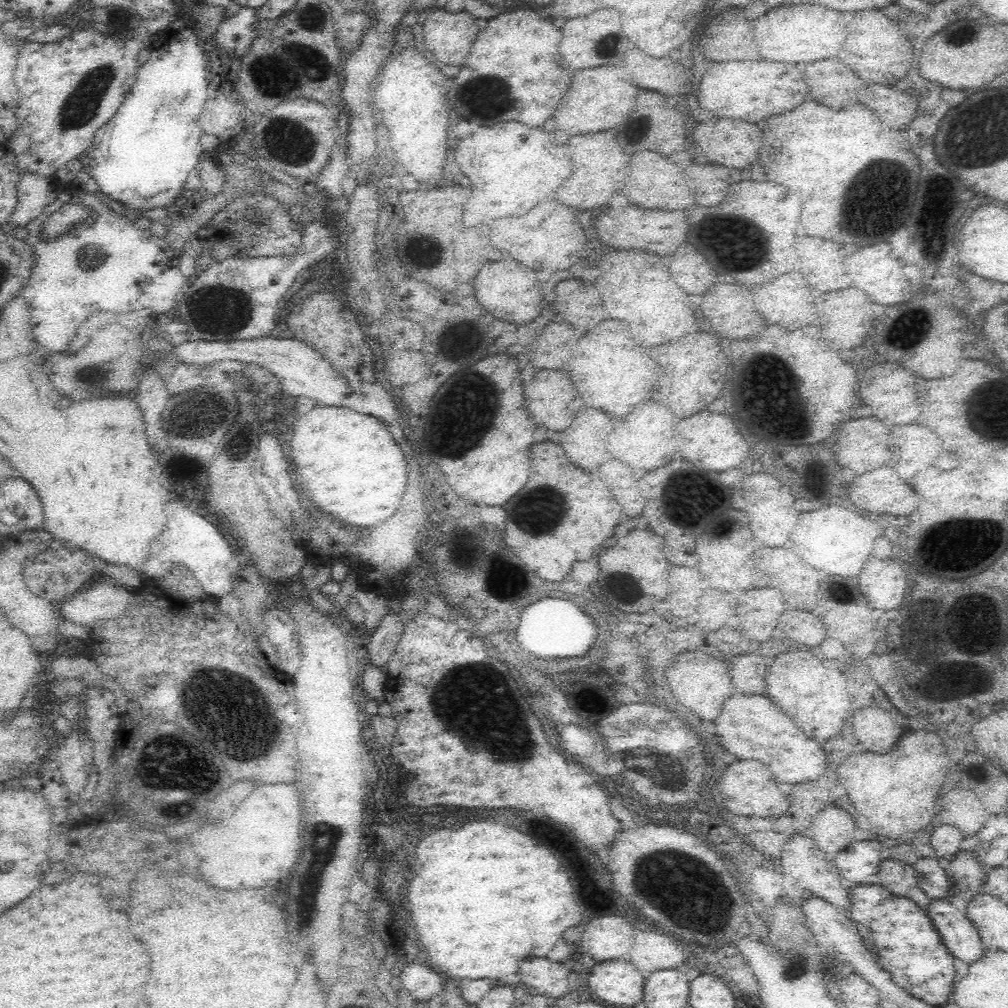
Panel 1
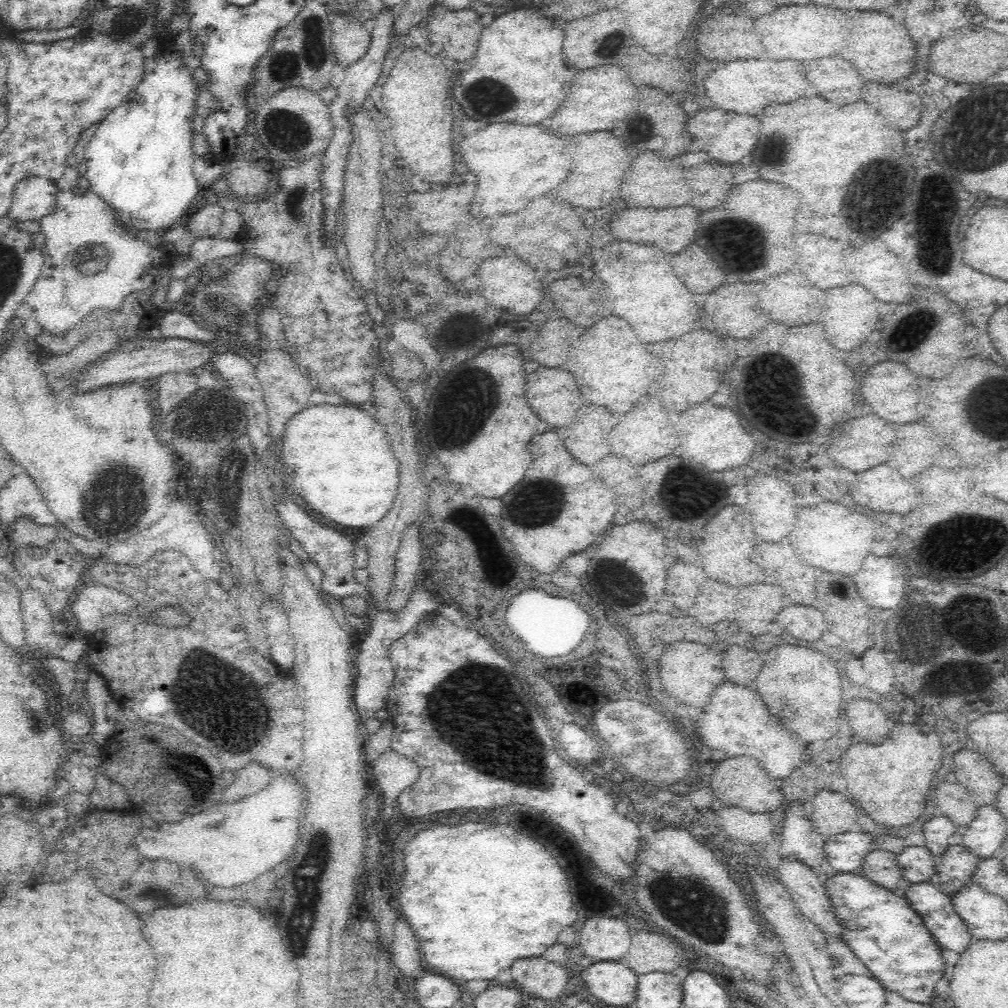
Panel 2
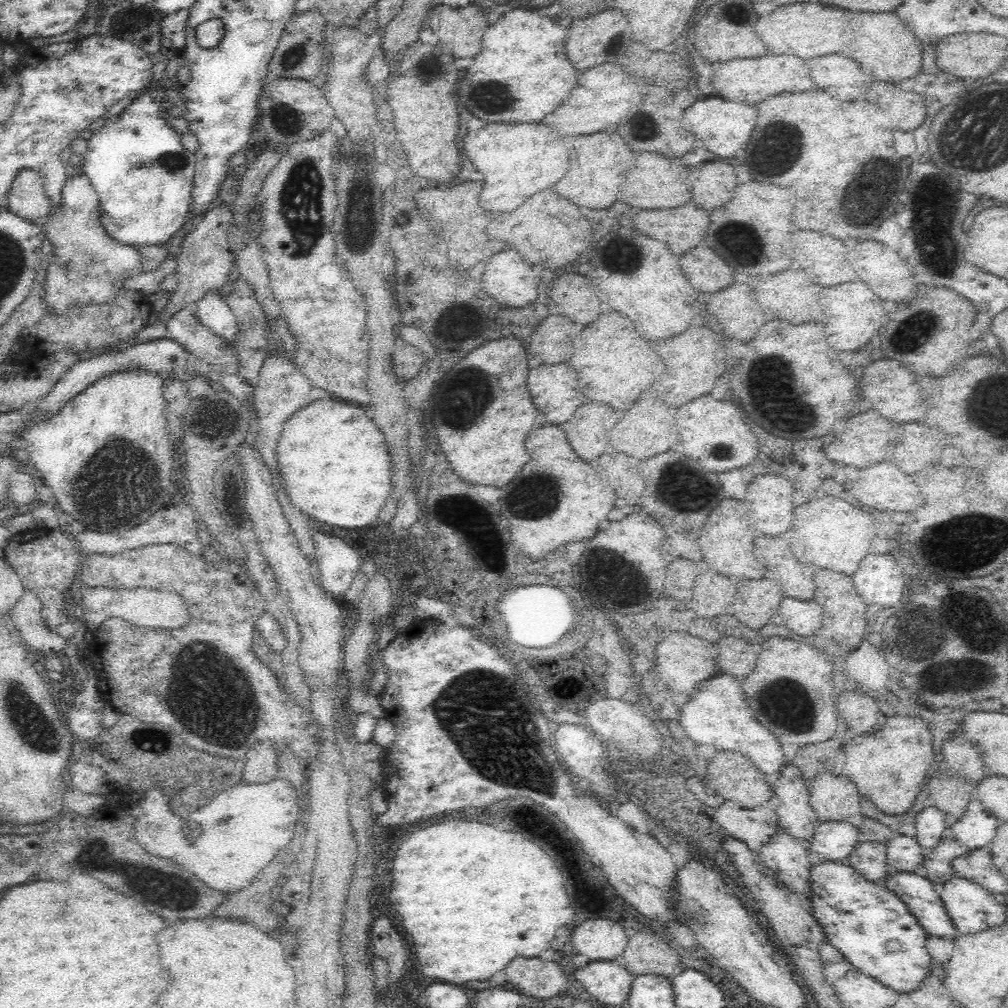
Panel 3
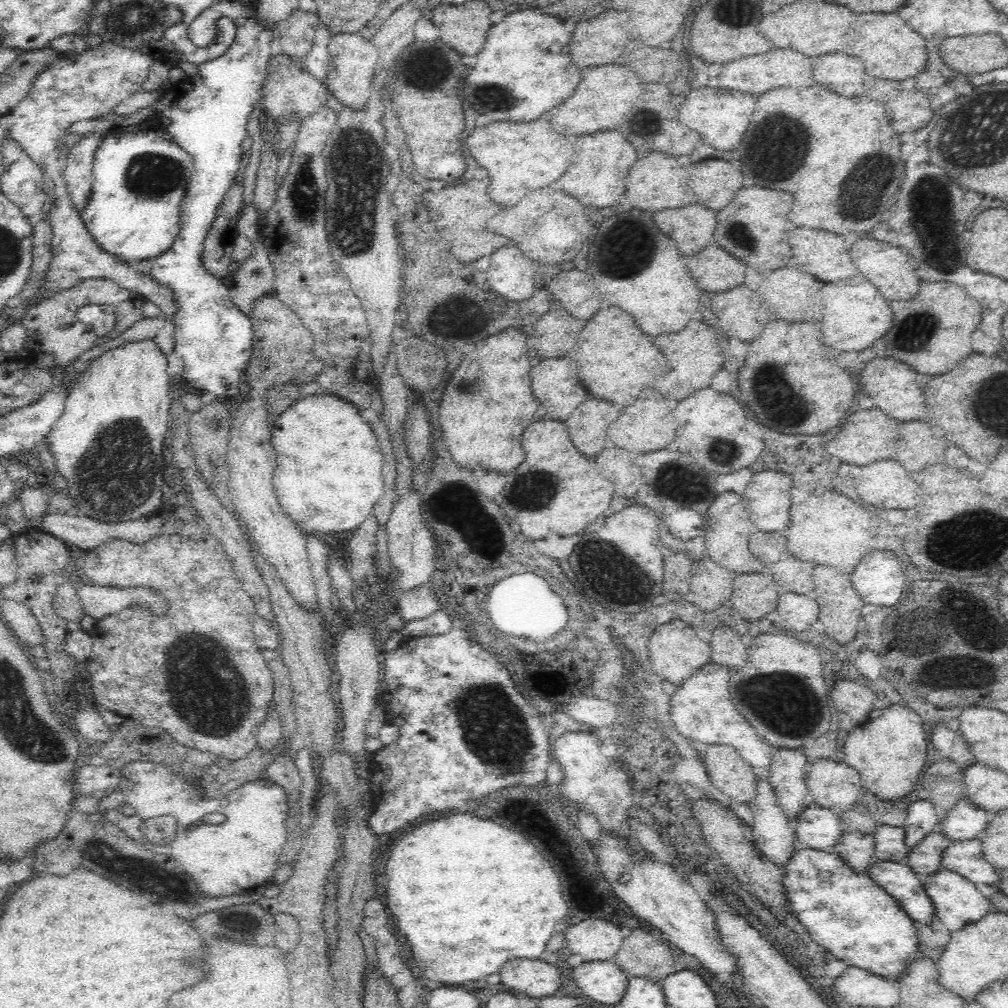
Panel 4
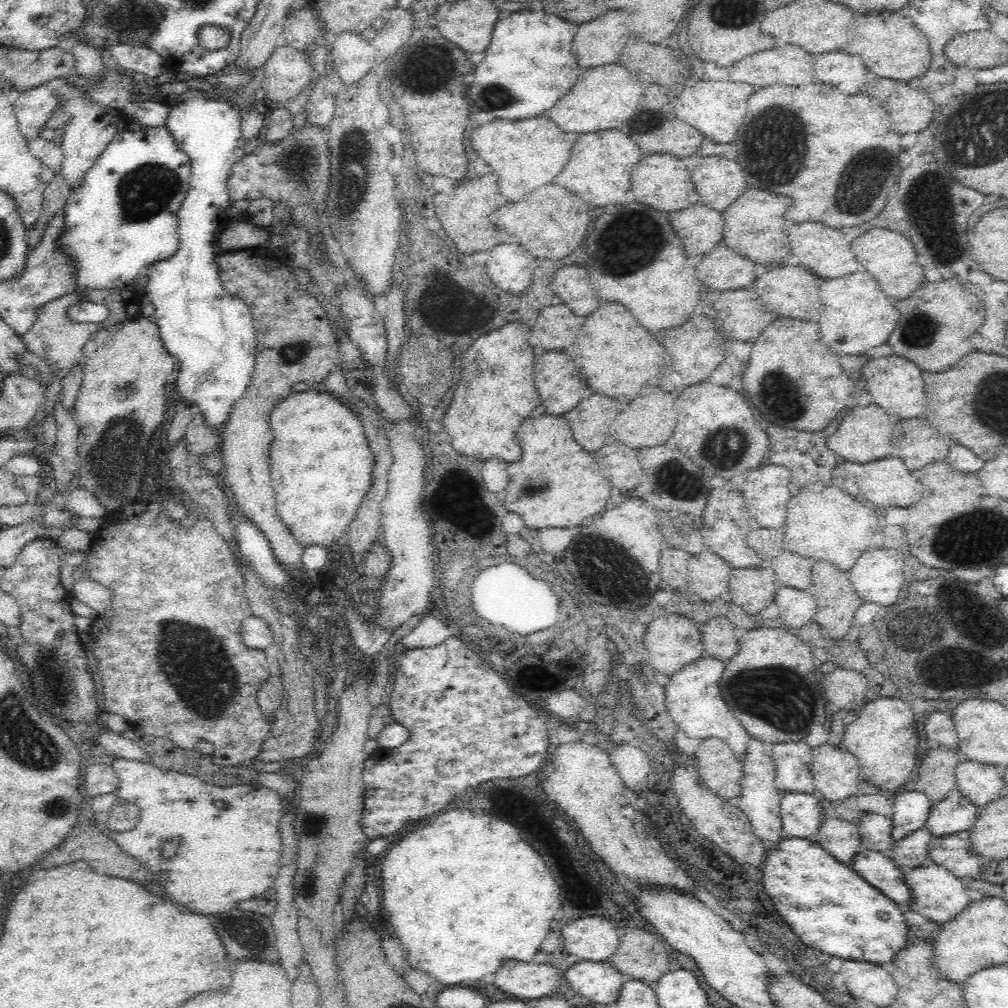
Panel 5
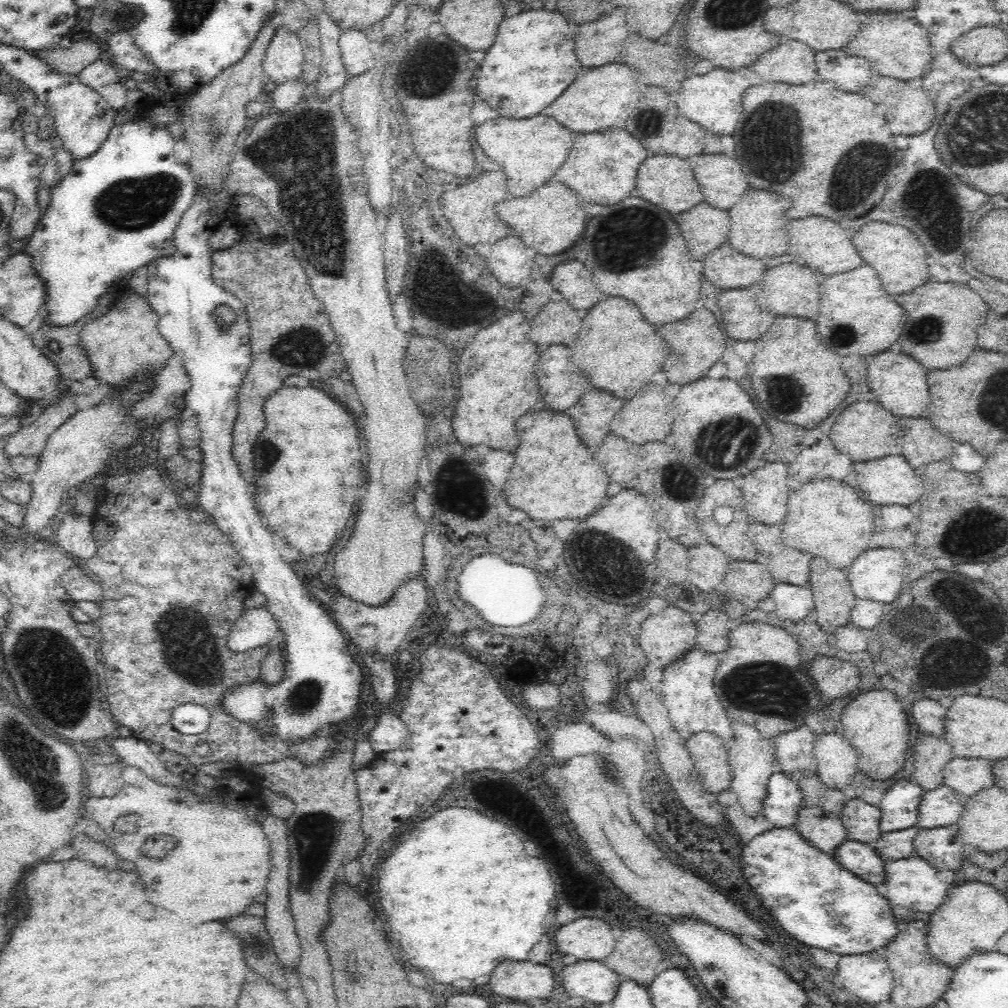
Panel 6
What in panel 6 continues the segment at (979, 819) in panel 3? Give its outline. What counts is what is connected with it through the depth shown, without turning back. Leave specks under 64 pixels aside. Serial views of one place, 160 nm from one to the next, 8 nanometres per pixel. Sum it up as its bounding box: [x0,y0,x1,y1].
[916,784,967,829]

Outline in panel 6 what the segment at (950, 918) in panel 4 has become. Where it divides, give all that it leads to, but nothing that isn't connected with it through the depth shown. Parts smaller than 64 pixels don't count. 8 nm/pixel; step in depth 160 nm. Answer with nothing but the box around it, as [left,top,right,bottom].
[881,856,955,915]

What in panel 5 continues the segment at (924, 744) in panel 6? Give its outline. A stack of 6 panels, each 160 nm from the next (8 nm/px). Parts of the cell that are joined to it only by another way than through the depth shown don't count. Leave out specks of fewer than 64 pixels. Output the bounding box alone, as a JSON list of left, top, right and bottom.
[918,747,959,806]

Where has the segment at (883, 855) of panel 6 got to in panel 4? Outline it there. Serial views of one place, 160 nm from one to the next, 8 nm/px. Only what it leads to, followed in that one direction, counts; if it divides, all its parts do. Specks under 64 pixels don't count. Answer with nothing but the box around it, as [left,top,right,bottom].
[906,831,952,878]

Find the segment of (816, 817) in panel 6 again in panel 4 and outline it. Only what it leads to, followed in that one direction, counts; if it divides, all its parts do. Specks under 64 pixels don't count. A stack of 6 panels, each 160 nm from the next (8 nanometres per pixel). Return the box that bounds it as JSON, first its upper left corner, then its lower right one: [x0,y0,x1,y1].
[832,832,876,874]

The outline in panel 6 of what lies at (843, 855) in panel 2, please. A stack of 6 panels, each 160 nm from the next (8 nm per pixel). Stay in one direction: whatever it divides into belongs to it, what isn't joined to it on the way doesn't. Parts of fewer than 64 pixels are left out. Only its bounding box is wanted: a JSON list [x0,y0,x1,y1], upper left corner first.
[762,771,804,829]

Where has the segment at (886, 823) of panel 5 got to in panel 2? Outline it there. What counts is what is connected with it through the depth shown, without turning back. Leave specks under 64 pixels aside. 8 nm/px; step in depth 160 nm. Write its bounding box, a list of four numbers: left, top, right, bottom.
[897,847,935,884]

